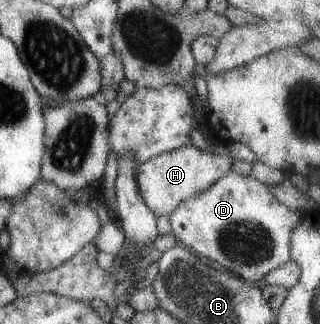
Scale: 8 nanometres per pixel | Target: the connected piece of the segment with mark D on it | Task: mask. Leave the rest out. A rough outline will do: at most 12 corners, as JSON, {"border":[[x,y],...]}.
{"border":[[228,173],[169,215],[176,239],[249,283],[291,259],[301,212]]}

